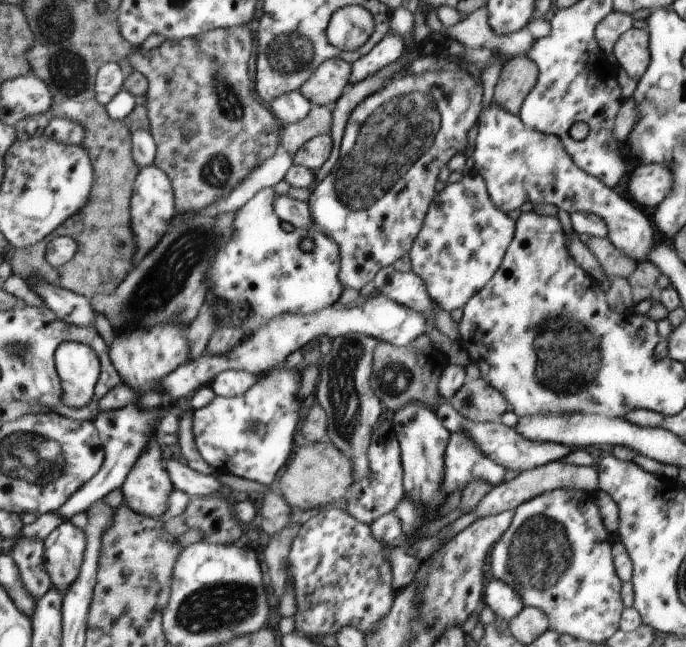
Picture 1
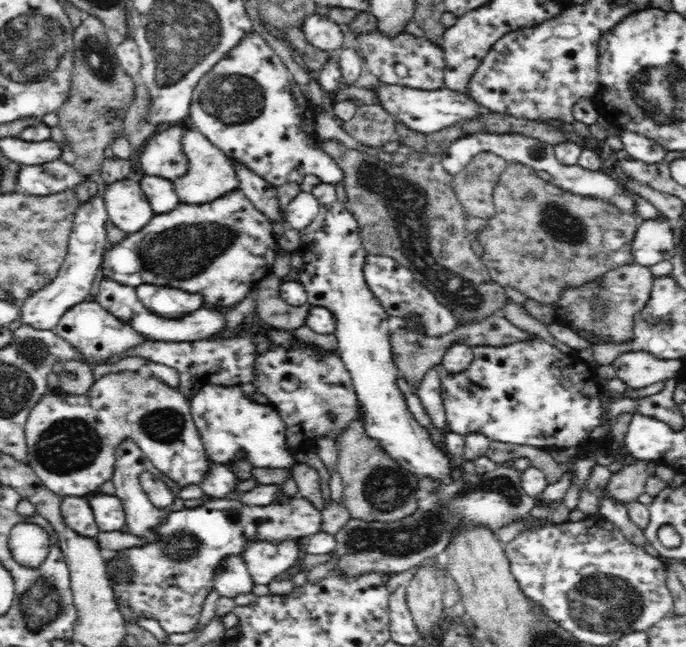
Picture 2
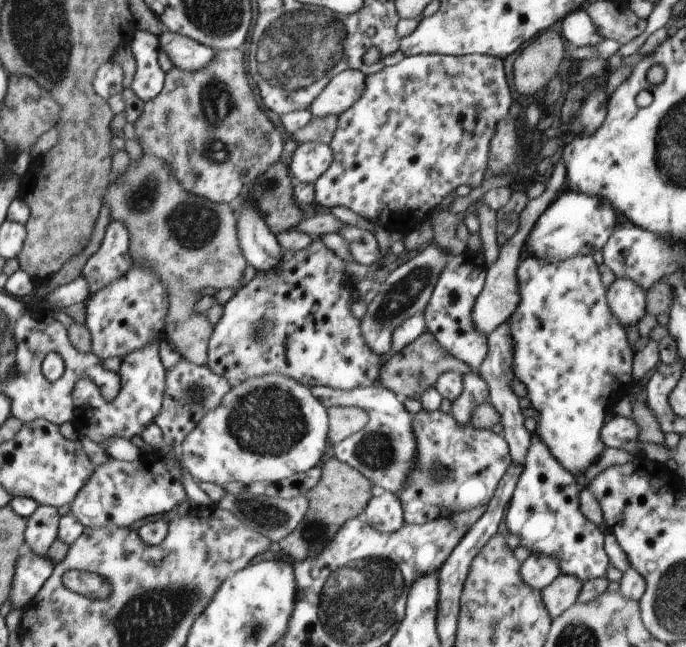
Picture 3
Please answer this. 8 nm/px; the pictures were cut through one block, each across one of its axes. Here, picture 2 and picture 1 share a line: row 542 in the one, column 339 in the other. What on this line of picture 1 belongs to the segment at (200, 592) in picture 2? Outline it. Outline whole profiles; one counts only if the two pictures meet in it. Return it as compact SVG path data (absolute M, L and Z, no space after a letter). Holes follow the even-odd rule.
M440 69L439 71L426 71L425 73L420 73L419 75L411 75L410 73L406 73L403 77L395 77L389 83L386 83L382 89L374 92L373 94L367 96L363 101L361 101L356 108L351 112L347 124L344 129L341 146L340 146L340 153L339 159L335 164L335 167L330 171L330 173L320 182L318 185L311 189L311 195L309 198L309 205L310 205L310 212L313 218L313 226L318 232L323 232L326 236L329 236L340 249L341 254L341 268L339 270L339 279L341 285L343 286L343 290L345 288L352 287L355 289L361 289L363 286L366 286L368 282L374 280L376 273L384 267L393 265L399 258L406 256L409 254L410 249L413 247L413 242L416 240L418 233L422 230L422 225L424 224L426 213L428 212L429 206L432 204L432 199L434 195L437 193L434 188L436 188L436 182L438 182L438 174L440 174L440 170L444 168L448 164L448 161L456 154L463 154L466 158L470 156L466 156L465 152L469 147L469 140L468 135L474 125L477 124L479 120L479 116L481 111L483 110L483 84L481 80L478 80L470 75L468 71L449 71L446 69Z

